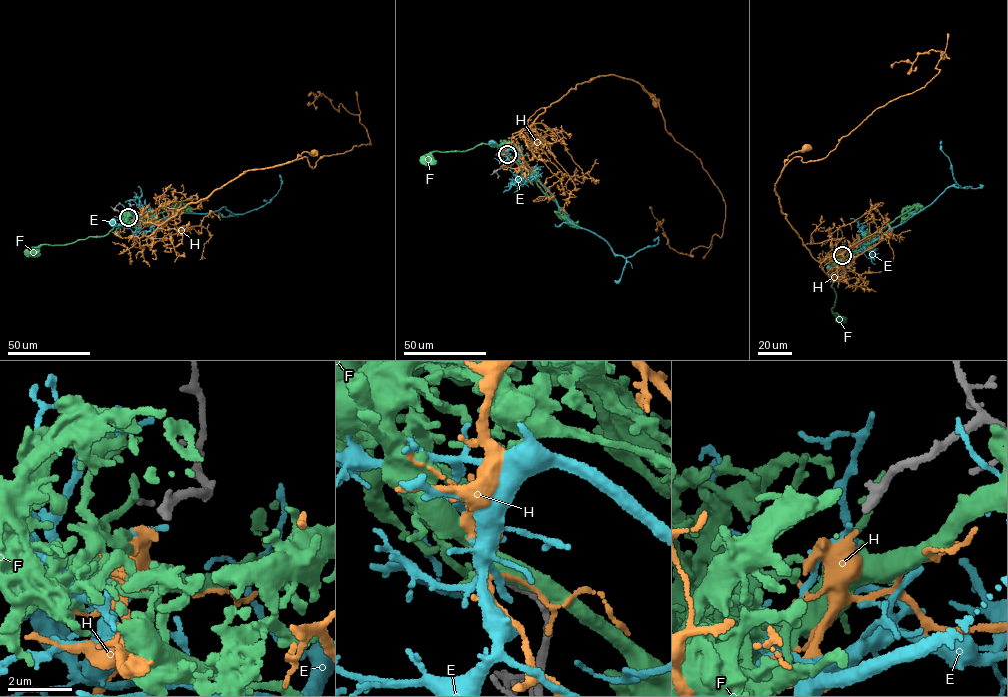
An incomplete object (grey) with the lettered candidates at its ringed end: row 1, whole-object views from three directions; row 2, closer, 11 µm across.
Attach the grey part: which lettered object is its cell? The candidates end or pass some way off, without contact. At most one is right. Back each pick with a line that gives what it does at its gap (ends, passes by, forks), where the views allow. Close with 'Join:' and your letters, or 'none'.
H: it ends
Join: H

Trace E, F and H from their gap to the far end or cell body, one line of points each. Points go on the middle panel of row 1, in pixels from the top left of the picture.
E: (508, 153), (505, 151), (507, 146), (492, 144)
F: (507, 154), (496, 143), (480, 143), (461, 151), (433, 151), (423, 160)
H: (507, 154), (514, 133), (531, 124), (578, 84), (597, 77), (611, 75), (635, 80), (656, 102)

